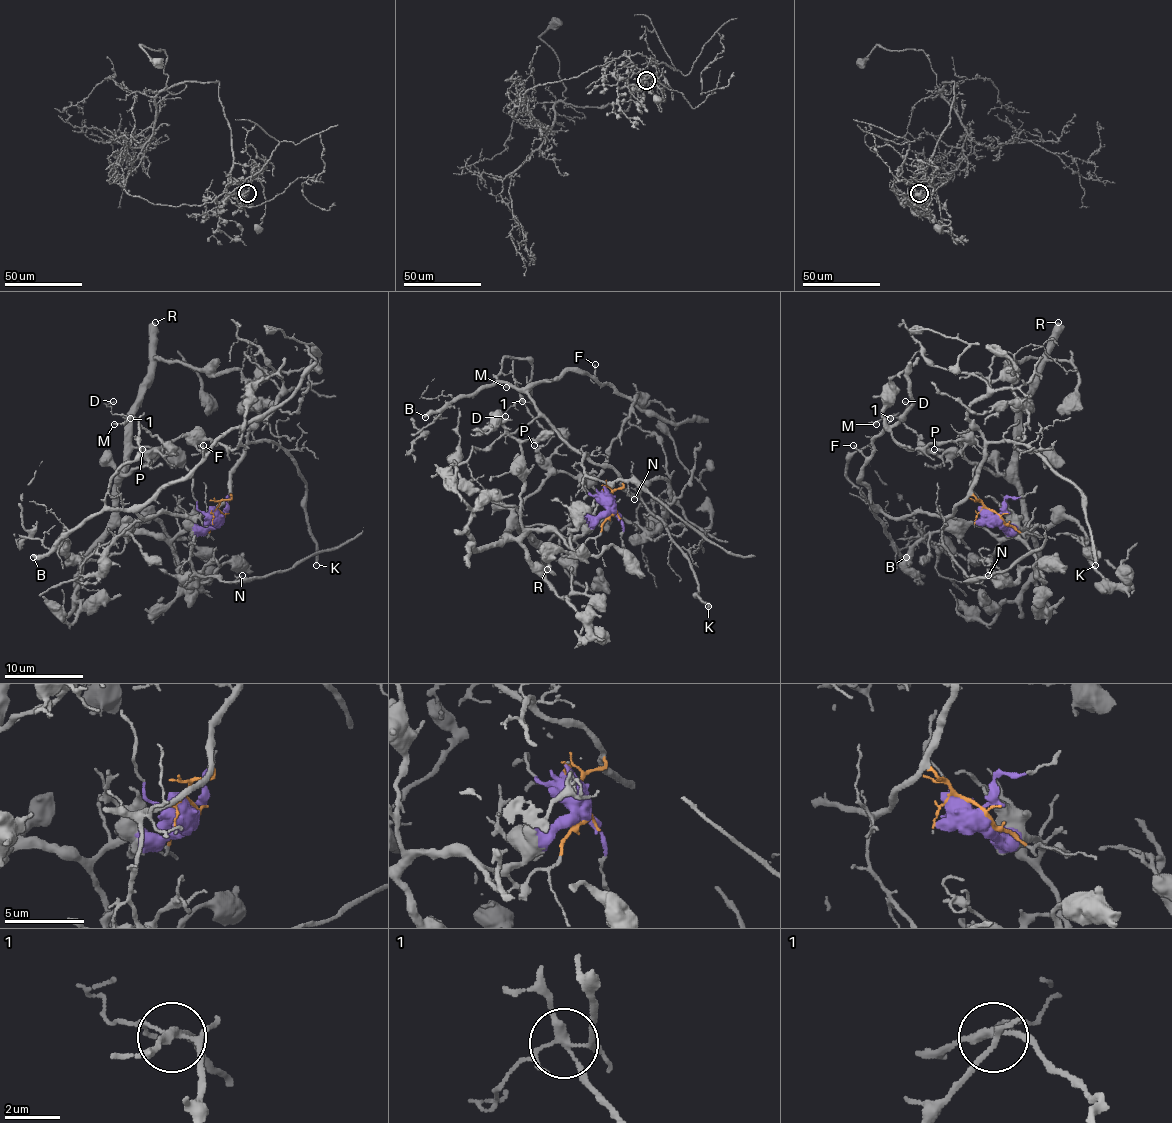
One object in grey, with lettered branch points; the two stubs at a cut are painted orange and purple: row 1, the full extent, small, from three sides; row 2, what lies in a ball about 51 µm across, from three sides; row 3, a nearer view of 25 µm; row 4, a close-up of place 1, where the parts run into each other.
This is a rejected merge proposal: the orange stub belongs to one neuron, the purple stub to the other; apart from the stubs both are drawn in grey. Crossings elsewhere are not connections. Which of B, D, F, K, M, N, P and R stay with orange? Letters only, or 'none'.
B, D, F, K, N

